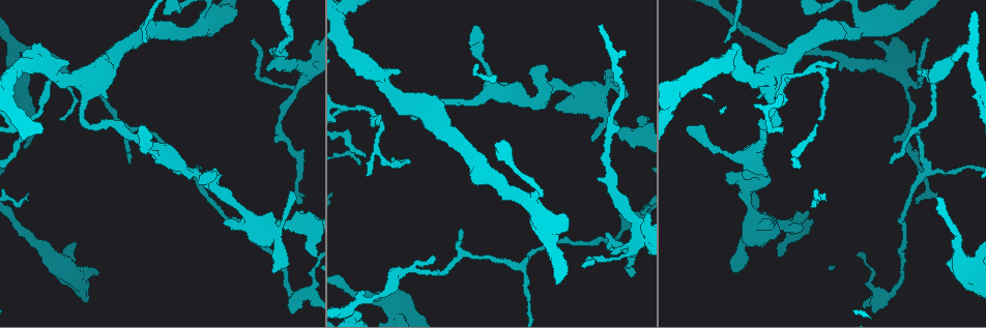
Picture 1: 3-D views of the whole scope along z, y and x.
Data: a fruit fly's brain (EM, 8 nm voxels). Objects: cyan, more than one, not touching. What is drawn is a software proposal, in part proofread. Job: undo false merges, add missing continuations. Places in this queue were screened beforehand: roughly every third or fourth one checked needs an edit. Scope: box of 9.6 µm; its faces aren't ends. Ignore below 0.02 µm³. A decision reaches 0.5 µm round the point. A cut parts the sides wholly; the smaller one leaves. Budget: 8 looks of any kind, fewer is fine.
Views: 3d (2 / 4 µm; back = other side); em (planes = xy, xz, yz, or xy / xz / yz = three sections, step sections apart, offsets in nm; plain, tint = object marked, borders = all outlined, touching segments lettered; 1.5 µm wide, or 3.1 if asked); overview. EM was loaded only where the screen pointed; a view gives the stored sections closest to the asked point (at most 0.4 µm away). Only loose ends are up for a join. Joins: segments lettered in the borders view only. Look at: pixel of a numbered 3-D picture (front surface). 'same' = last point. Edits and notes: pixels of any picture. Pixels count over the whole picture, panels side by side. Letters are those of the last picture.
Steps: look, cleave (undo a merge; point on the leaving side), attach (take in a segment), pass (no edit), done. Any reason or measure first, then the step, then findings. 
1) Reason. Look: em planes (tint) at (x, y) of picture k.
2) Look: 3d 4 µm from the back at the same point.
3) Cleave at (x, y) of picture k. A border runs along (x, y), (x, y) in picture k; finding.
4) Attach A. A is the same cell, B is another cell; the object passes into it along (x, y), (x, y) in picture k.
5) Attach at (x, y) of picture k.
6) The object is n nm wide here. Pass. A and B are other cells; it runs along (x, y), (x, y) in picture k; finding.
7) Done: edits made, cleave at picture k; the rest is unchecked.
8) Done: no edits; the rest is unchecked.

An open end. Look: em planes (plain) at (820, 118) of picture 1.

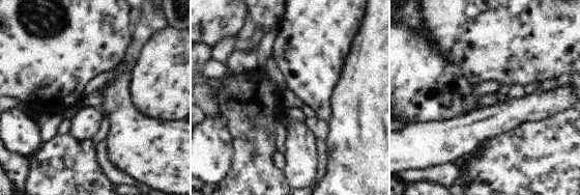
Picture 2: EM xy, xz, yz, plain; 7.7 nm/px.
Where the object lies. Look: em planes (tint) at the same point.

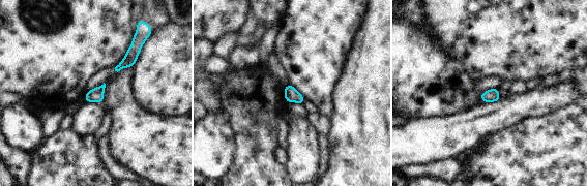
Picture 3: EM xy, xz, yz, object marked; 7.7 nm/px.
See the neighbours. Look: em planes (borders) at the same point.

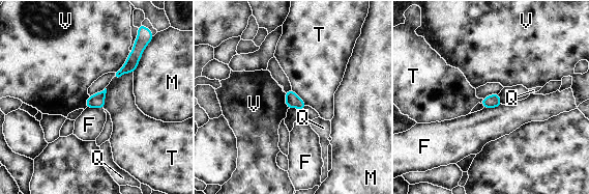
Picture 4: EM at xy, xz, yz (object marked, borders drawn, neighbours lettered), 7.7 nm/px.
The object is 110 nm wide here; the longest contact is with M, 200 nm. Pass. F, M, Q, T and V are other cells; no lettered segment goes on from it.

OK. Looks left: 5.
Tapers out. Look: 3d 4 µm at (432, 256) of picture 1.

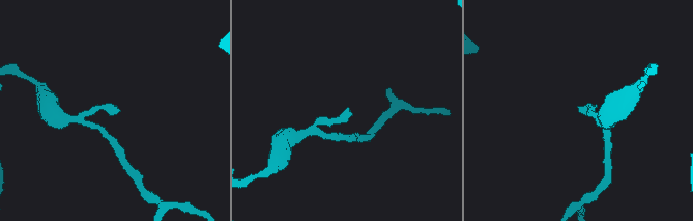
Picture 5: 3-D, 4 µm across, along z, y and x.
Now the EM. Look: em planes (tint) at (349, 109) of picture 5.

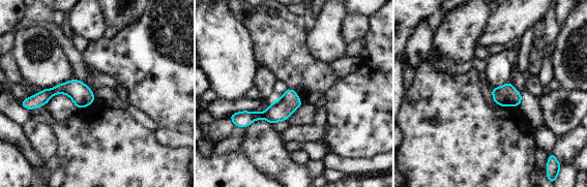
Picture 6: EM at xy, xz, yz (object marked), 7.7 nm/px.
See the neighbours. Look: em planes (borders) at the same point.

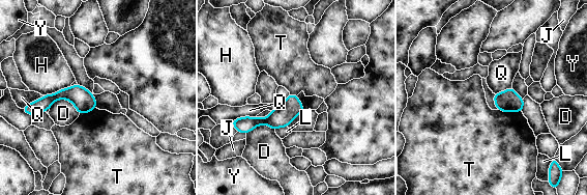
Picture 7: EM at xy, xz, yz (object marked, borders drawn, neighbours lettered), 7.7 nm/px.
The object is 160 nm wide here. Pass. D, H, J, L, Q, T and Y are other cells; none of them fits.

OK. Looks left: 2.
Free end. Look: em yz step 4 (borders) at (835, 63) of picture 1.

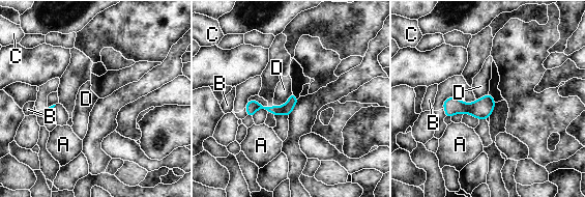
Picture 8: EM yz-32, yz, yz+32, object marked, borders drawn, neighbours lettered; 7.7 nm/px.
The object is 90 nm wide here. Pass. A, B, C and D are other cells; none of them fits.

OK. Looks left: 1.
Done: no edits; the rest is unchecked.

